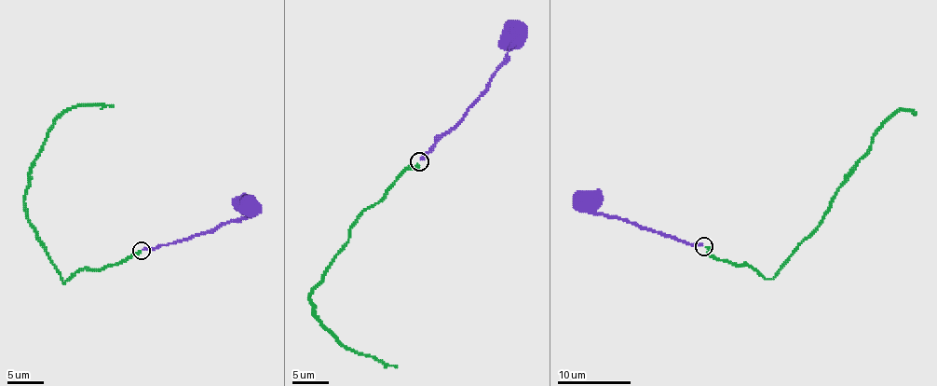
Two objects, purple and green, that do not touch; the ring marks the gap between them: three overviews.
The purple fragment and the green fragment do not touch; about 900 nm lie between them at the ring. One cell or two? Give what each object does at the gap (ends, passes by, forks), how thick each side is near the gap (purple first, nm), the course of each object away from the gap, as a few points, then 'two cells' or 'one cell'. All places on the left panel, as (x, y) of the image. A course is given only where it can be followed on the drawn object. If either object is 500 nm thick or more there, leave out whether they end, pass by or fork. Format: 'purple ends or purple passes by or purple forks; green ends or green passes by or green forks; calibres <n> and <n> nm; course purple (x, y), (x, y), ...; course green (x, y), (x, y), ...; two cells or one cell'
purple ends; green ends; calibres 320 and 400 nm; course purple (142, 249), (155, 250), (162, 244), (187, 241), (243, 219), (247, 215), (249, 203), (245, 200); course green (139, 251), (81, 268), (64, 283), (28, 222), (29, 167), (49, 127), (75, 105), (113, 106); one cell

